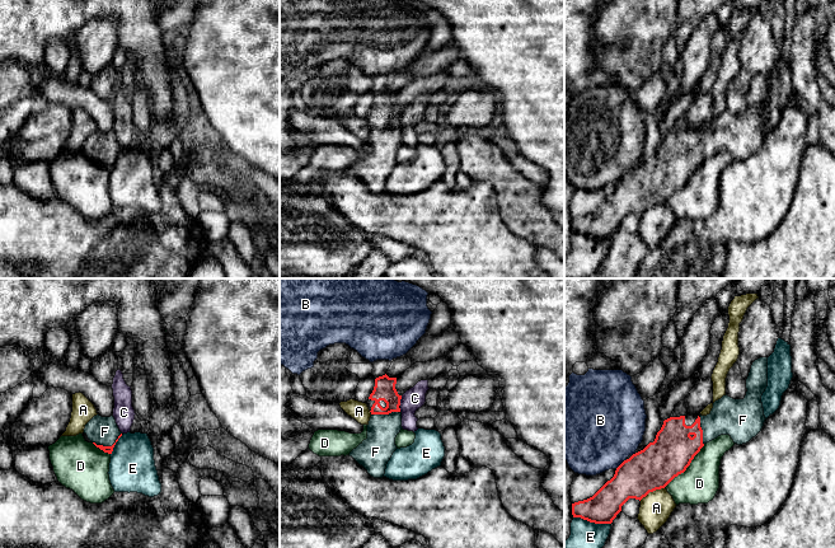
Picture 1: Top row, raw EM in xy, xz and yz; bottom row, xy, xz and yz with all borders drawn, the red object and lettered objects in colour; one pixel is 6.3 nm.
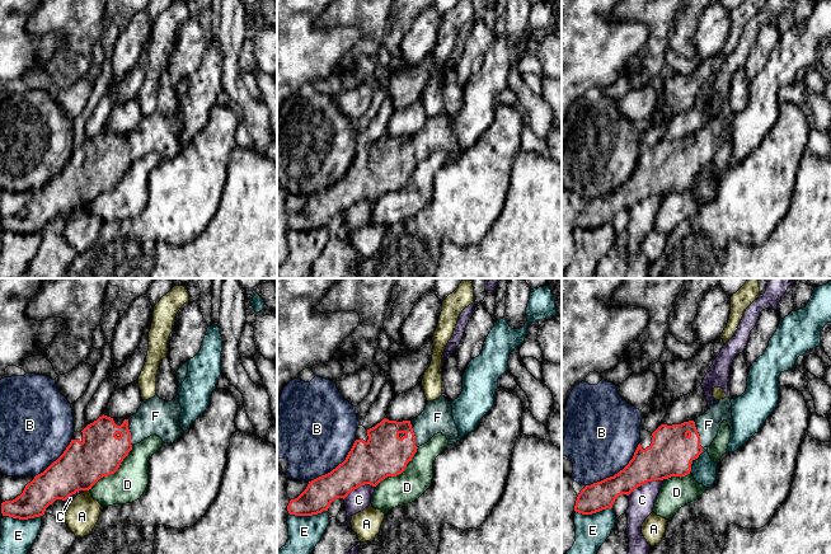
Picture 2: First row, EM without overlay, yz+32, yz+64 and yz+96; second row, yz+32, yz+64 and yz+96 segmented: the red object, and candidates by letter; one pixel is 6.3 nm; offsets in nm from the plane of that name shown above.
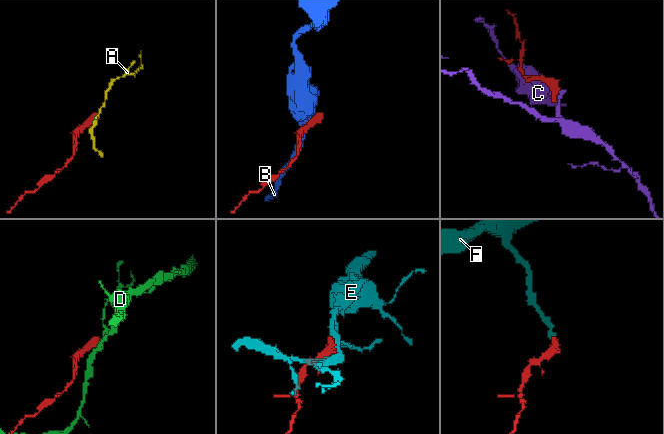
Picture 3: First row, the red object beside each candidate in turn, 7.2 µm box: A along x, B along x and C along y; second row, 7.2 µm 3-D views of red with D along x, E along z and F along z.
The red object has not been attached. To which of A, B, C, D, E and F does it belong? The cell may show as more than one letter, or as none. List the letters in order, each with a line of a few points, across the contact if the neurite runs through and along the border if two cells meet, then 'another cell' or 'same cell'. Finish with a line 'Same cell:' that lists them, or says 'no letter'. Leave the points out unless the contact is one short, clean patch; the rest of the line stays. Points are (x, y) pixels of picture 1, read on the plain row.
A: line yz (664, 202), (650, 206), (639, 215); another cell
B: another cell
C: another cell
D: another cell
E: another cell
F: line xy (107, 164), (108, 162), (104, 146); same cell
Same cell: F

